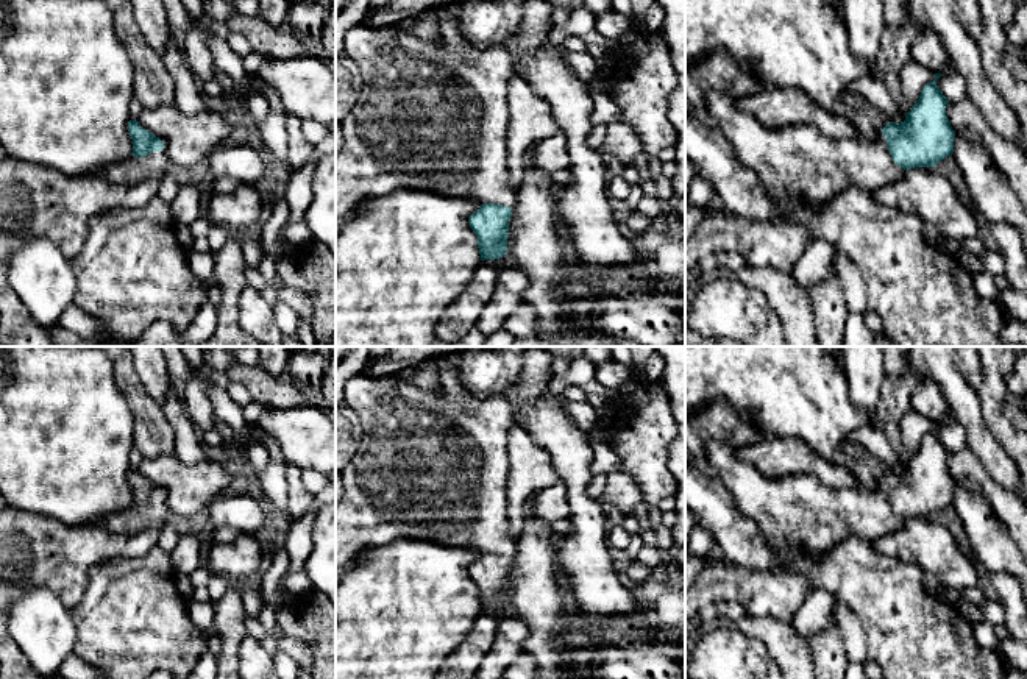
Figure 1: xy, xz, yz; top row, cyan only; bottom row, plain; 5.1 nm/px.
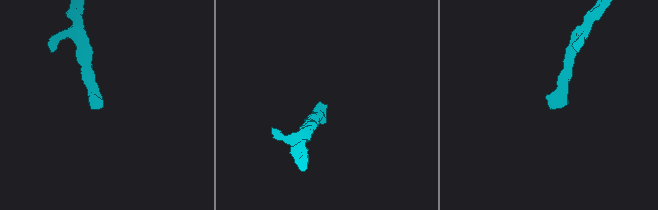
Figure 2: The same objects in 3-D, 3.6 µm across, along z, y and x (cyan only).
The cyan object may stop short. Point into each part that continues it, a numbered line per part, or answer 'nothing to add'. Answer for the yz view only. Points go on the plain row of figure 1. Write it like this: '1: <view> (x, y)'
1: yz (799, 515)

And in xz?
1: xz (434, 465)

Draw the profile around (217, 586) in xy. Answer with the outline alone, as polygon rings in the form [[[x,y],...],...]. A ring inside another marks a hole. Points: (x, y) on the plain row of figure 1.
[[[211,574],[211,579],[206,585],[208,592],[209,592],[209,596],[211,596],[211,603],[217,603],[219,599],[223,598],[223,595],[233,588],[231,587],[231,582],[223,579],[222,576],[217,576],[217,574]]]

